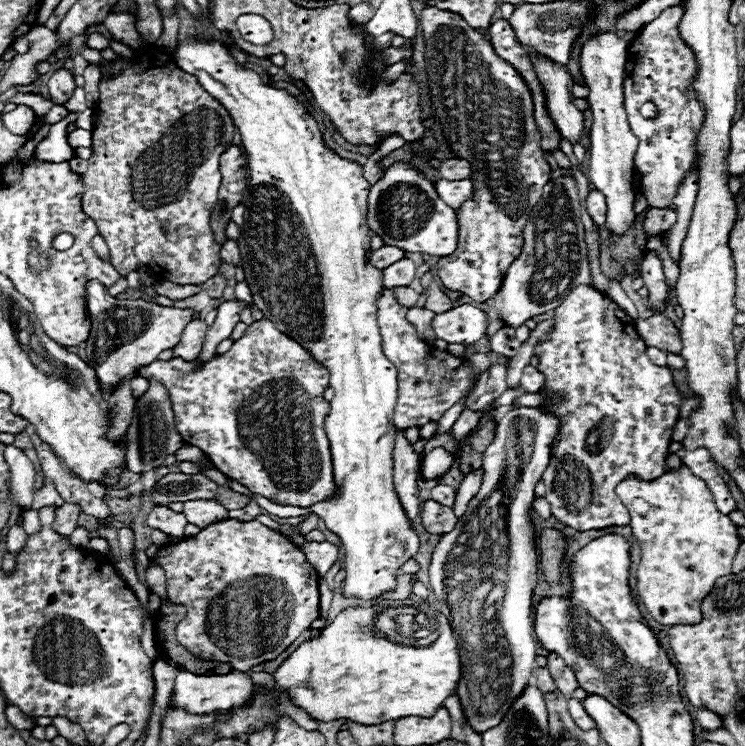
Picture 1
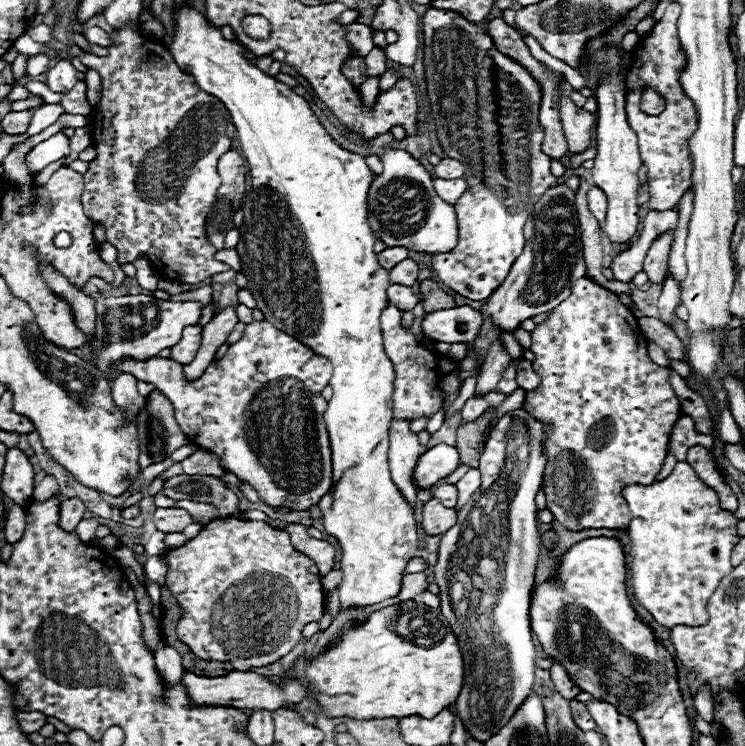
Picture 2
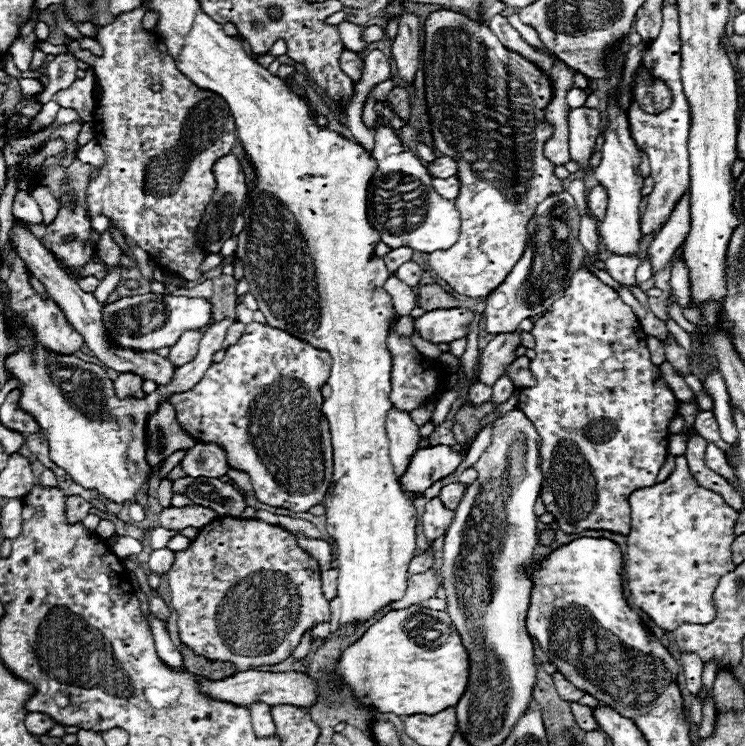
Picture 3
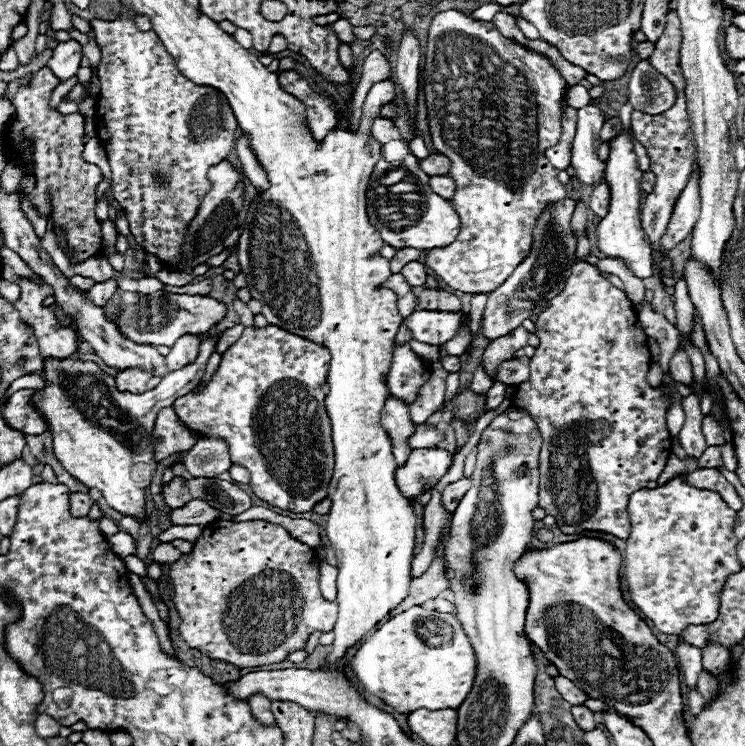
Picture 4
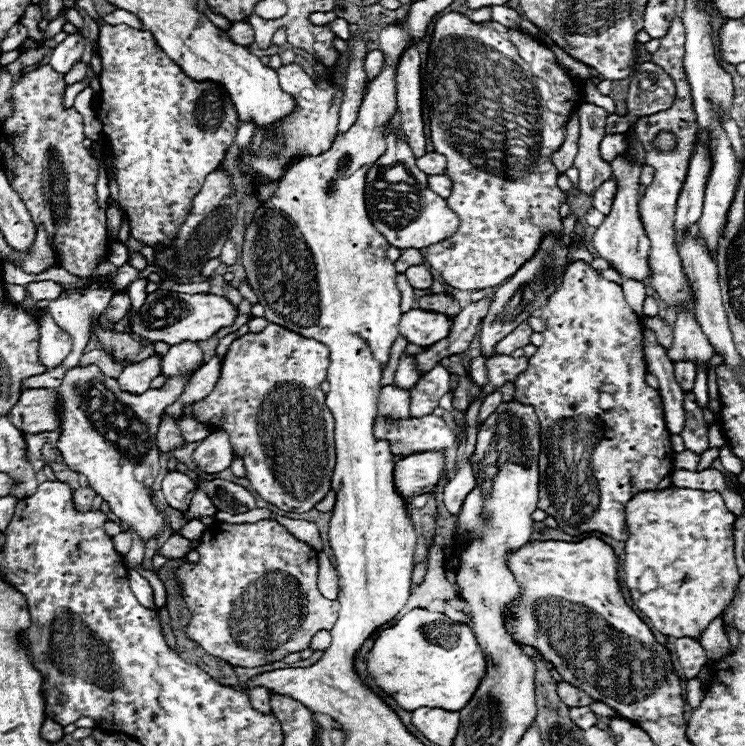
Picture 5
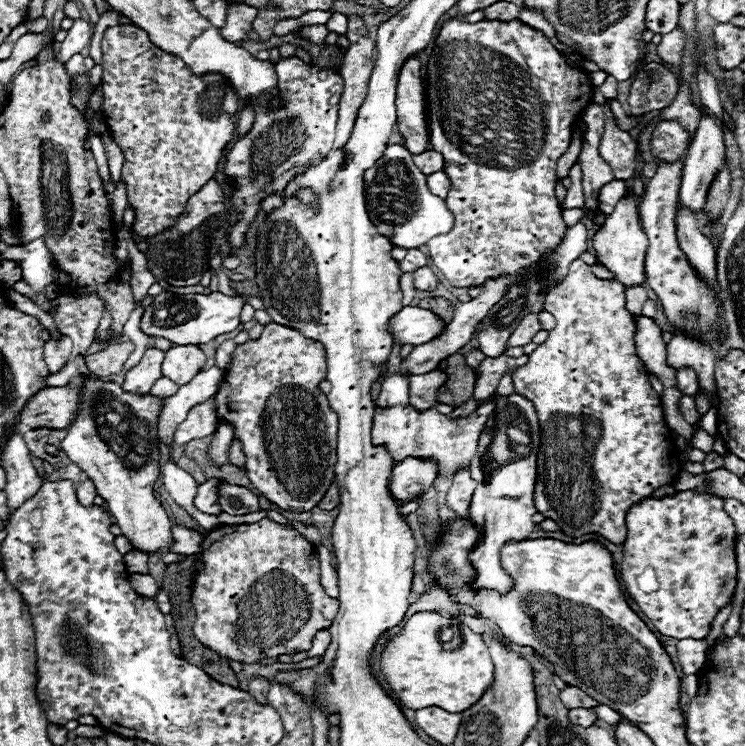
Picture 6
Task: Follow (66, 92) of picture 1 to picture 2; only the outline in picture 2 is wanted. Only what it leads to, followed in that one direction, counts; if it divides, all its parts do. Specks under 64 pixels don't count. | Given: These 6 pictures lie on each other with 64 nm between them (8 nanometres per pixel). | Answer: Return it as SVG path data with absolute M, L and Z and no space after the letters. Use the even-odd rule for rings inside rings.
M58 60L48 72L47 82L48 88L56 94L66 94L74 88L74 84L78 82L76 78L76 68L72 66L70 60Z

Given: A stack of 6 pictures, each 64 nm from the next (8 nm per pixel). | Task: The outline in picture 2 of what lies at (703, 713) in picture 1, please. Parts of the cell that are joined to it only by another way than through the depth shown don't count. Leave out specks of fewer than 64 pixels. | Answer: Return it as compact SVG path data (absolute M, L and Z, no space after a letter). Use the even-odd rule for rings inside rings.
M702 688L694 700L694 708L698 712L698 716L702 720L706 720L708 724L716 724L716 718L714 718L714 706L712 706L712 700L710 700L710 692L708 688Z

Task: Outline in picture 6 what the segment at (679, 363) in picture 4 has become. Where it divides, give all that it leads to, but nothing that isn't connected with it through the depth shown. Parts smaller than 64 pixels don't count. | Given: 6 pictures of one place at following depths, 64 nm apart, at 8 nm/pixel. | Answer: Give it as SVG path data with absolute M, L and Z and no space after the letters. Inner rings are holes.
M692 368L676 370L676 380L678 380L680 392L684 392L686 396L696 396L696 392L698 392L698 376L696 376L696 372Z

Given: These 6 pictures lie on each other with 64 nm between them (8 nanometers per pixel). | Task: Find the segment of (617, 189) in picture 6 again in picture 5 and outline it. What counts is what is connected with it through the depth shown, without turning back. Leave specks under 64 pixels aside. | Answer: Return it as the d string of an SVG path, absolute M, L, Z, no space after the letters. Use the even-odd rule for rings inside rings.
M608 180L608 182L600 184L600 186L594 190L594 196L592 196L592 208L606 216L606 214L610 212L610 208L612 208L614 194L616 194L616 182Z

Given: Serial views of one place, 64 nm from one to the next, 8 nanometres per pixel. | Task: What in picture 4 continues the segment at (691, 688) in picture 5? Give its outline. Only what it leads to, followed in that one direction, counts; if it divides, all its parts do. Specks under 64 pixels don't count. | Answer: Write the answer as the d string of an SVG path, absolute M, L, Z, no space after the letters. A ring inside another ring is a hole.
M697 689L690 690L687 698L688 710L694 716L697 716L704 707L704 699Z

